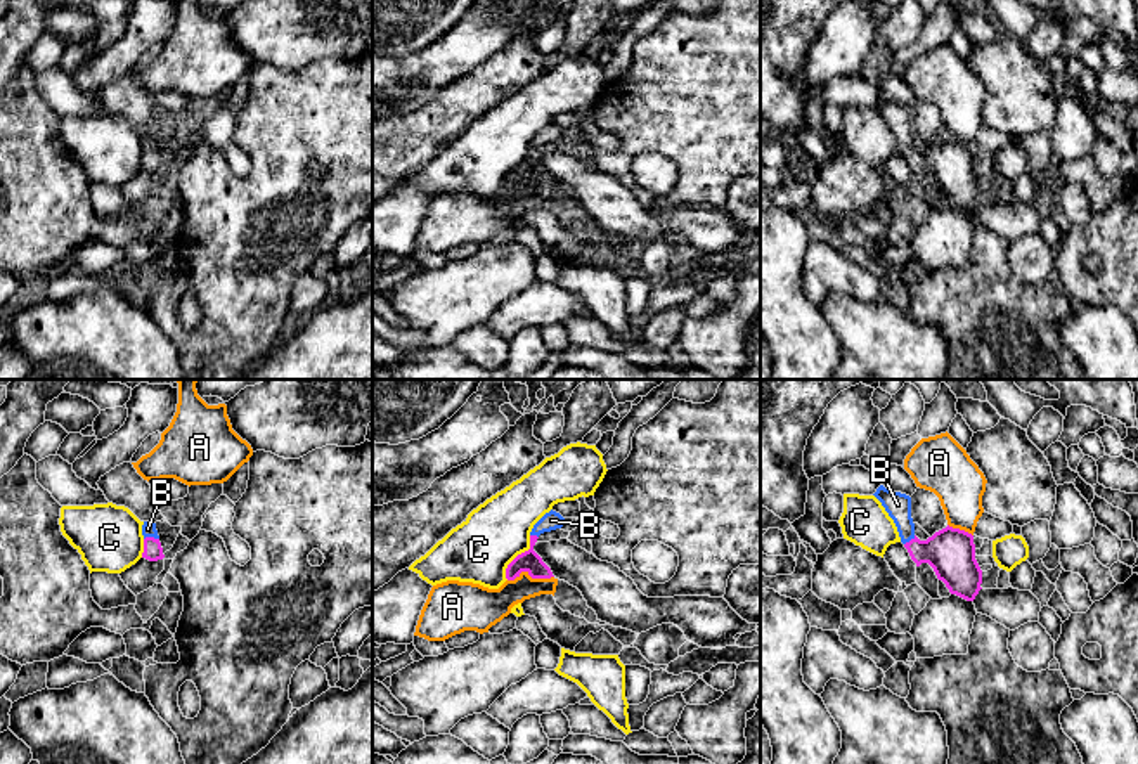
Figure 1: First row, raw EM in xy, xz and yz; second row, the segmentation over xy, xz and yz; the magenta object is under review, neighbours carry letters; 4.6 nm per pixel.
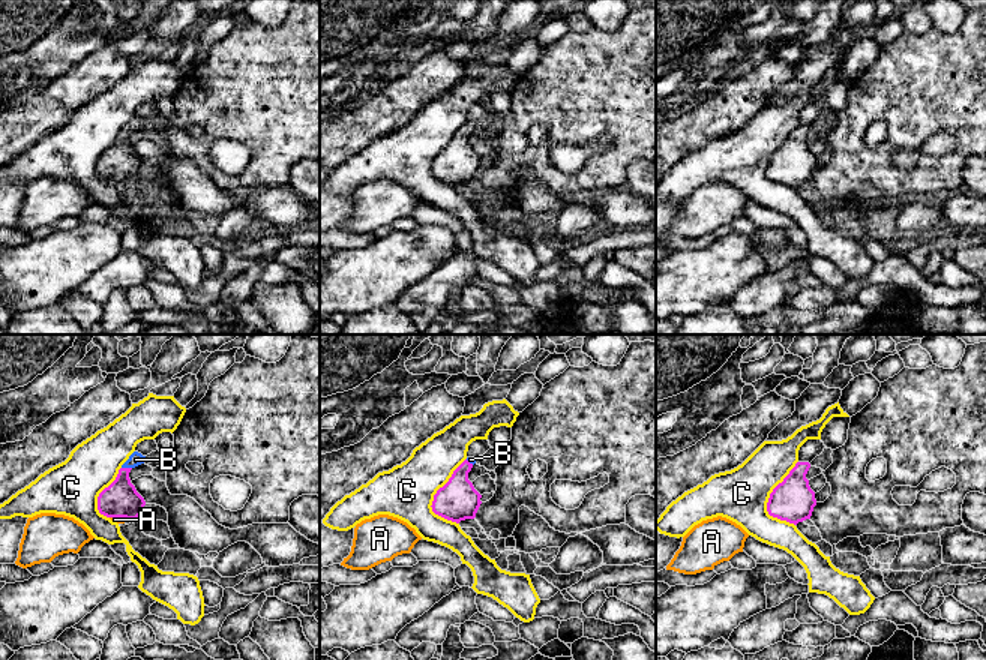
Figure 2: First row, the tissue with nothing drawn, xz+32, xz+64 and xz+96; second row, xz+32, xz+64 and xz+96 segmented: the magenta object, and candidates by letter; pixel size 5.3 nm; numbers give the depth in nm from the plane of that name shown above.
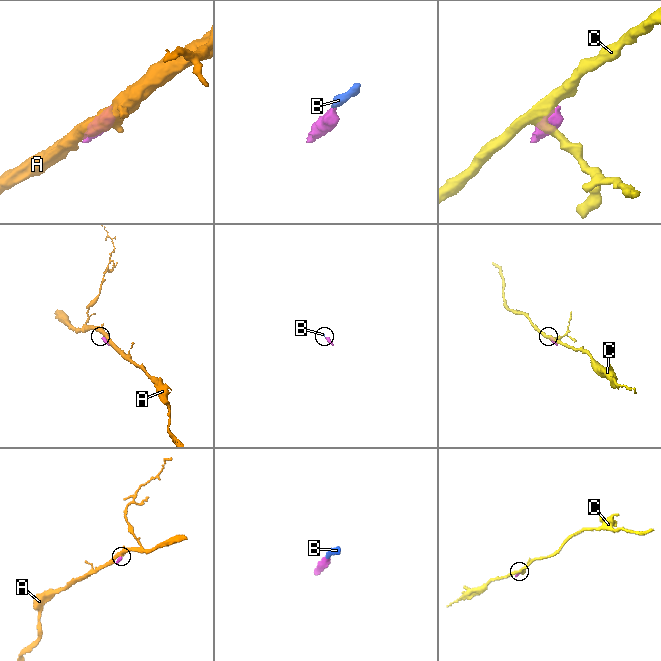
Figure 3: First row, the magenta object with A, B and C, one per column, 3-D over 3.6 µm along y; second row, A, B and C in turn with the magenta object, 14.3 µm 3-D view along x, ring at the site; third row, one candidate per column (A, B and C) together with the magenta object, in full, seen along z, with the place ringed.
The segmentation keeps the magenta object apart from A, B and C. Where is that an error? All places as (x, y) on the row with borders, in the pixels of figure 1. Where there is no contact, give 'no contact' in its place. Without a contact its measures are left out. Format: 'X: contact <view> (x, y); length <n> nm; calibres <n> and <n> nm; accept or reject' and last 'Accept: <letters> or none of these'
A: contact xz (530, 576); length 220 nm; calibres 100 and 170 nm; reject
B: contact xy (151, 537); length 70 nm; calibres 90 and 60 nm; accept
C: contact xz (517, 556); length 240 nm; calibres 100 and 300 nm; reject
Accept: B

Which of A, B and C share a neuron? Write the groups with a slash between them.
A / B / C

